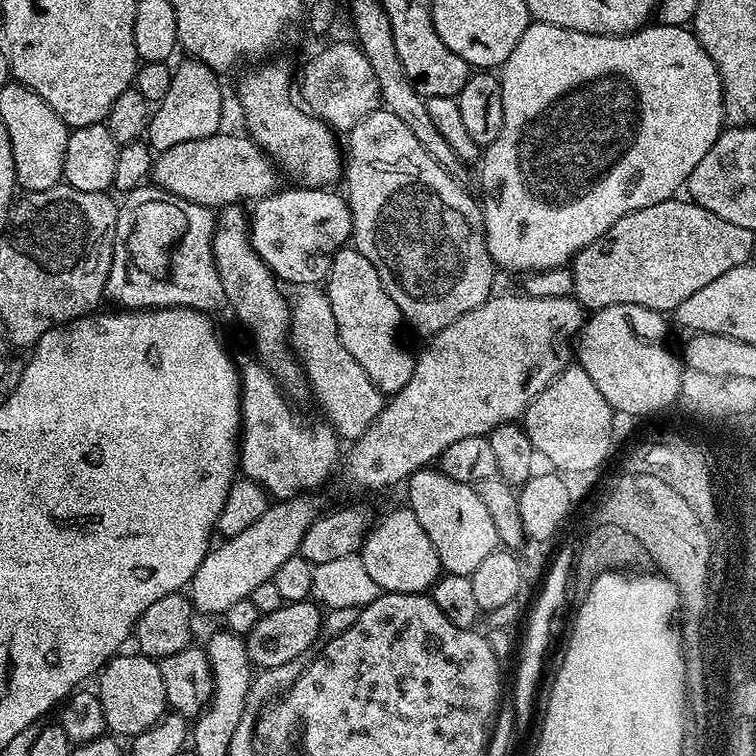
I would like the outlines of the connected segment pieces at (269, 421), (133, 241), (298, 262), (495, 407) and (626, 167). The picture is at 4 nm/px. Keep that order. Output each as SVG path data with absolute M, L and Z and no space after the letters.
M251 362L252 364L248 364L239 369L240 373L240 419L242 421L242 431L238 437L238 468L241 473L247 479L254 481L256 484L262 485L264 491L268 493L269 497L273 501L279 502L281 500L292 500L294 497L299 496L301 494L311 493L312 488L316 488L319 484L324 484L328 479L332 476L332 471L337 471L338 465L342 460L342 448L340 452L340 447L342 447L342 441L339 436L337 436L334 429L332 429L332 425L327 422L319 422L320 424L312 424L308 425L306 421L303 420L302 417L299 416L298 413L292 412L293 405L290 403L289 397L285 396L284 391L281 390L280 384L277 380L270 375L268 371L264 368L263 364L259 362Z
M141 186L135 188L133 192L127 193L123 197L116 213L116 237L114 238L114 250L112 251L112 261L110 262L110 274L104 287L104 295L110 301L113 300L115 307L120 310L155 310L157 308L193 308L199 312L215 313L215 308L219 304L225 303L222 282L218 278L218 266L214 262L214 234L216 233L217 213L211 208L186 202L186 198L178 198L166 190L155 186Z
M303 186L288 187L292 188L286 189L285 192L277 190L272 195L255 201L253 208L256 209L251 209L250 212L252 245L258 258L262 258L266 266L270 266L277 281L285 285L288 283L300 284L299 286L316 286L327 281L334 254L349 243L352 234L352 215L348 209L347 199L341 193L339 196L338 193L332 192L336 190Z
M493 294L488 297L487 302L482 306L474 306L470 314L462 314L446 330L442 330L437 336L431 337L424 348L424 353L416 356L414 374L410 374L410 382L402 386L402 390L391 393L390 399L385 403L384 408L378 414L378 418L358 439L351 441L349 450L342 460L342 472L348 475L348 480L352 484L357 484L360 488L388 488L391 484L403 485L409 476L412 476L419 468L429 467L433 462L439 461L440 455L446 450L446 446L454 446L454 442L459 442L462 438L474 438L475 436L487 436L493 428L499 424L510 424L519 421L525 410L530 406L530 402L541 390L549 384L553 378L564 368L567 368L574 356L574 344L580 327L586 319L585 309L572 296L562 298L538 298L527 294L520 296L499 296Z
M532 22L529 23L528 28L522 34L522 38L518 38L518 46L514 46L514 50L510 50L510 58L506 58L506 62L499 69L498 75L500 77L500 85L502 86L502 114L504 115L502 118L502 134L498 134L498 138L494 138L494 142L483 149L482 159L479 161L478 167L480 167L480 188L484 191L484 200L482 196L484 241L488 247L492 263L500 270L509 268L512 272L520 272L519 274L531 274L533 272L545 272L547 268L565 267L572 257L580 253L581 248L586 247L590 242L594 242L598 238L602 238L602 234L606 234L610 230L610 226L614 226L614 222L618 222L618 218L622 218L634 210L642 210L642 206L654 206L654 202L666 202L673 199L679 193L676 191L679 188L681 191L687 185L694 166L698 166L698 162L702 162L702 158L706 158L706 150L710 150L710 146L714 146L714 142L726 128L724 90L722 88L722 78L718 74L718 66L712 61L710 54L706 54L706 50L702 50L696 33L688 26L679 28L678 26L652 22L638 29L637 32L628 32L625 36L599 36L598 34L586 34L578 30L554 26L553 24Z

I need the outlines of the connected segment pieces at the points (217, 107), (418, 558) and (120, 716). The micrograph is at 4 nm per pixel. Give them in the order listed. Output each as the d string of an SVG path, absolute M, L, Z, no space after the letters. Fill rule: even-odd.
M184 58L180 65L172 68L172 81L166 98L155 105L152 118L148 122L146 140L157 153L164 152L170 146L178 146L178 142L194 142L194 138L206 138L221 131L224 120L224 92L220 89L221 77L210 66L195 58Z
M392 508L384 517L377 519L364 539L362 559L370 578L378 582L381 593L424 594L440 579L442 569L440 559L434 550L434 542L426 538L426 530L418 518L414 518L411 508Z
M124 655L113 656L100 669L98 695L102 702L102 714L106 714L108 732L120 738L131 738L142 734L142 730L154 726L166 715L168 699L166 698L166 686L162 683L162 670L159 663L150 659L149 656Z

